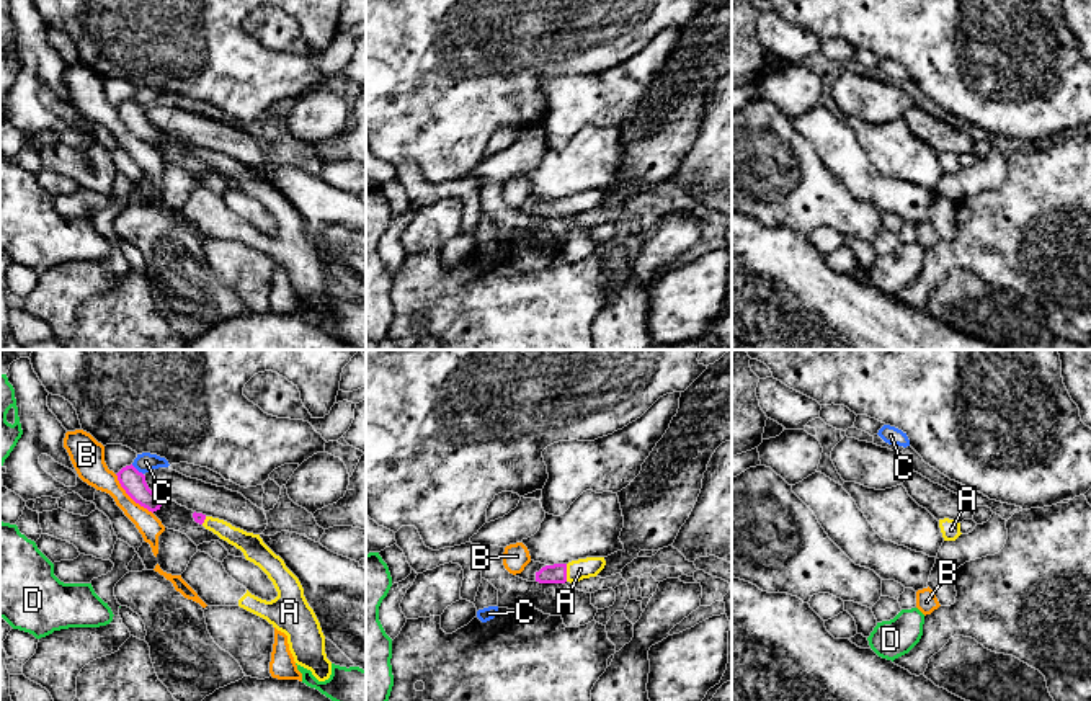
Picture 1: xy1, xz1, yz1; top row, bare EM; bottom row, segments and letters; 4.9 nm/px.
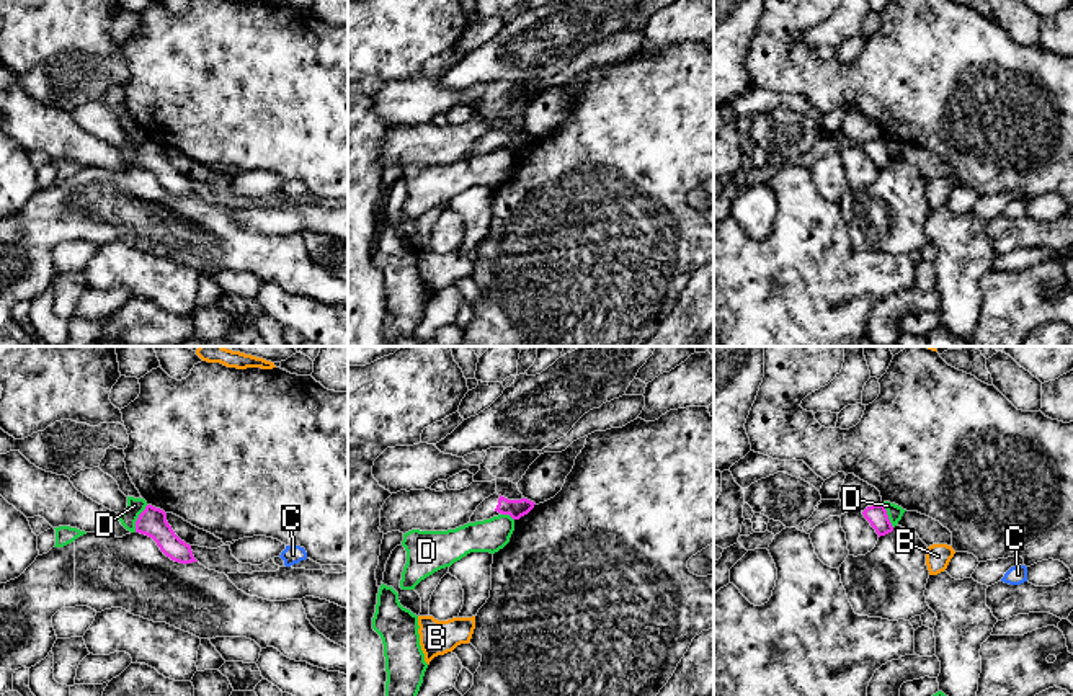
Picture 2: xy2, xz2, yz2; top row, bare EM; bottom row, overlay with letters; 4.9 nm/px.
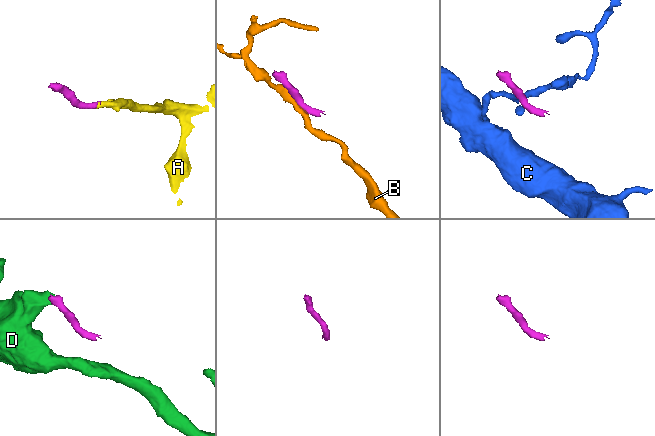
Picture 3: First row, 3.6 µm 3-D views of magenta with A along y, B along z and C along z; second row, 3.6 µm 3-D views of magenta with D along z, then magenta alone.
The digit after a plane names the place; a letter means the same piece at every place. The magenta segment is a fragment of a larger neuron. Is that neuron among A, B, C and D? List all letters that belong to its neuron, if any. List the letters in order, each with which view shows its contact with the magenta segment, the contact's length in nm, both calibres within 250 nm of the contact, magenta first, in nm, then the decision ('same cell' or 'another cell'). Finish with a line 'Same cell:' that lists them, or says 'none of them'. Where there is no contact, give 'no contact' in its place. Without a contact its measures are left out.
A: xz1 | 90 nm | 100/100 nm | same cell
B: xy1 | 280 nm | 120/140 nm | another cell
C: xy1 | 80 nm | 120/90 nm | another cell
D: xy2 | 150 nm | 140/80 nm | another cell
Same cell: A

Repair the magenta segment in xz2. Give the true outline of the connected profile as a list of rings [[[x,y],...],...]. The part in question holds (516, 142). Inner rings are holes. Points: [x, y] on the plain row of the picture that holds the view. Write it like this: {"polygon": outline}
{"polygon": [[[493,127],[477,141],[469,157],[490,154],[498,149],[510,149],[513,154],[519,154],[528,149],[534,139],[536,137],[528,132],[508,134],[498,127]]]}

